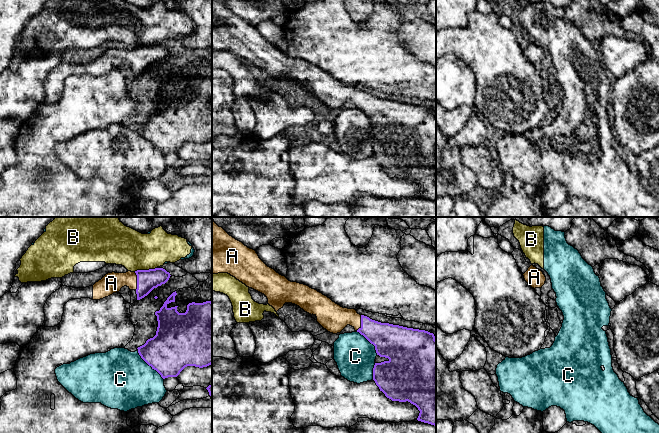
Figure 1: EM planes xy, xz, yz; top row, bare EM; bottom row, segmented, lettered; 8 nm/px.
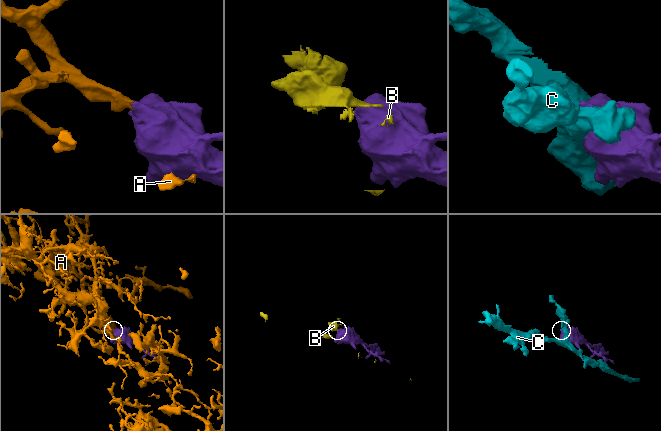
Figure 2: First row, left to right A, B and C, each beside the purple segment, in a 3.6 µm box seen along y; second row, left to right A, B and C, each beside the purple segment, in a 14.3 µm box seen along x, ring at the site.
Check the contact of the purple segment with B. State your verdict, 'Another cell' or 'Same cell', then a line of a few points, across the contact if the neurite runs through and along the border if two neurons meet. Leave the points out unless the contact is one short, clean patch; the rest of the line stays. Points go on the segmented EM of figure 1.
Another cell. Line: xy (156, 267), (134, 271)

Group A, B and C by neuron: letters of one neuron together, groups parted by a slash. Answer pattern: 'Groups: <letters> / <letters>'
Groups: A / B C

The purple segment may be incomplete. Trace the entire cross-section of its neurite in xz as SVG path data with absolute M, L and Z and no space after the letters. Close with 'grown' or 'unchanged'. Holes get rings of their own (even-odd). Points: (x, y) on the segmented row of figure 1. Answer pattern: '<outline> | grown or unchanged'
M212 219L212 274L218 273L228 273L247 287L264 294L268 299L268 304L276 312L283 308L285 303L292 303L309 313L312 318L330 333L337 334L347 325L352 326L356 332L359 332L375 346L377 355L389 359L388 361L375 363L373 368L373 380L380 391L392 401L408 401L415 405L420 411L417 420L436 426L436 339L433 333L372 320L367 316L358 314L355 309L341 307L327 296L307 285L289 281L285 276L268 267L259 258L255 250L248 248L242 242L230 236Z | grown

